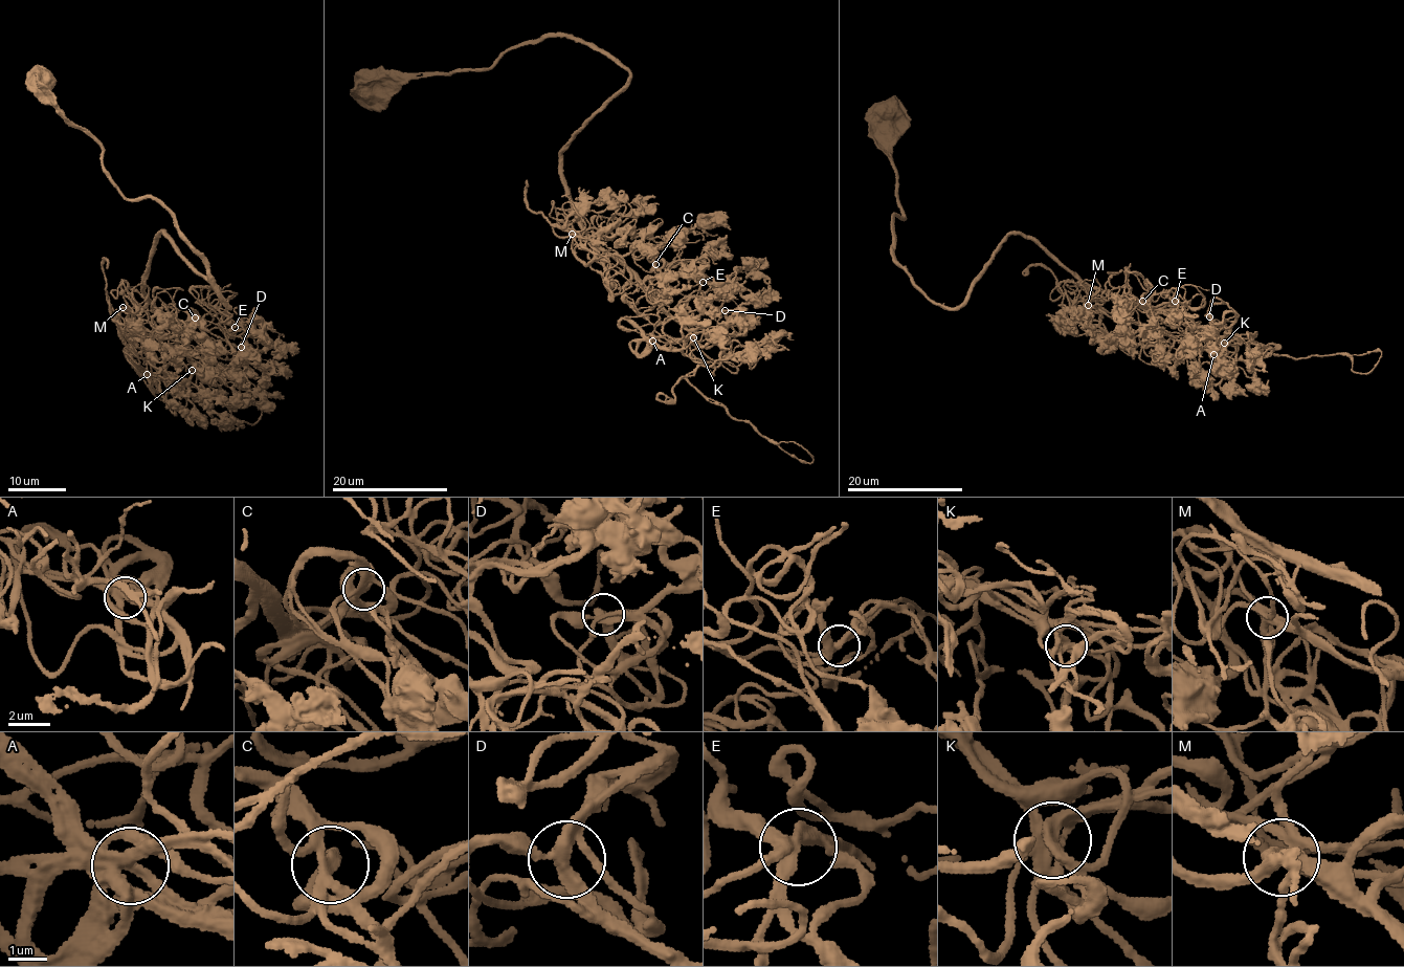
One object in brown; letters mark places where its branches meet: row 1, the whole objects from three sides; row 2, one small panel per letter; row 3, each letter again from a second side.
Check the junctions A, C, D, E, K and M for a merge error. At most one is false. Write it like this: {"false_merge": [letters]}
{"false_merge": []}

